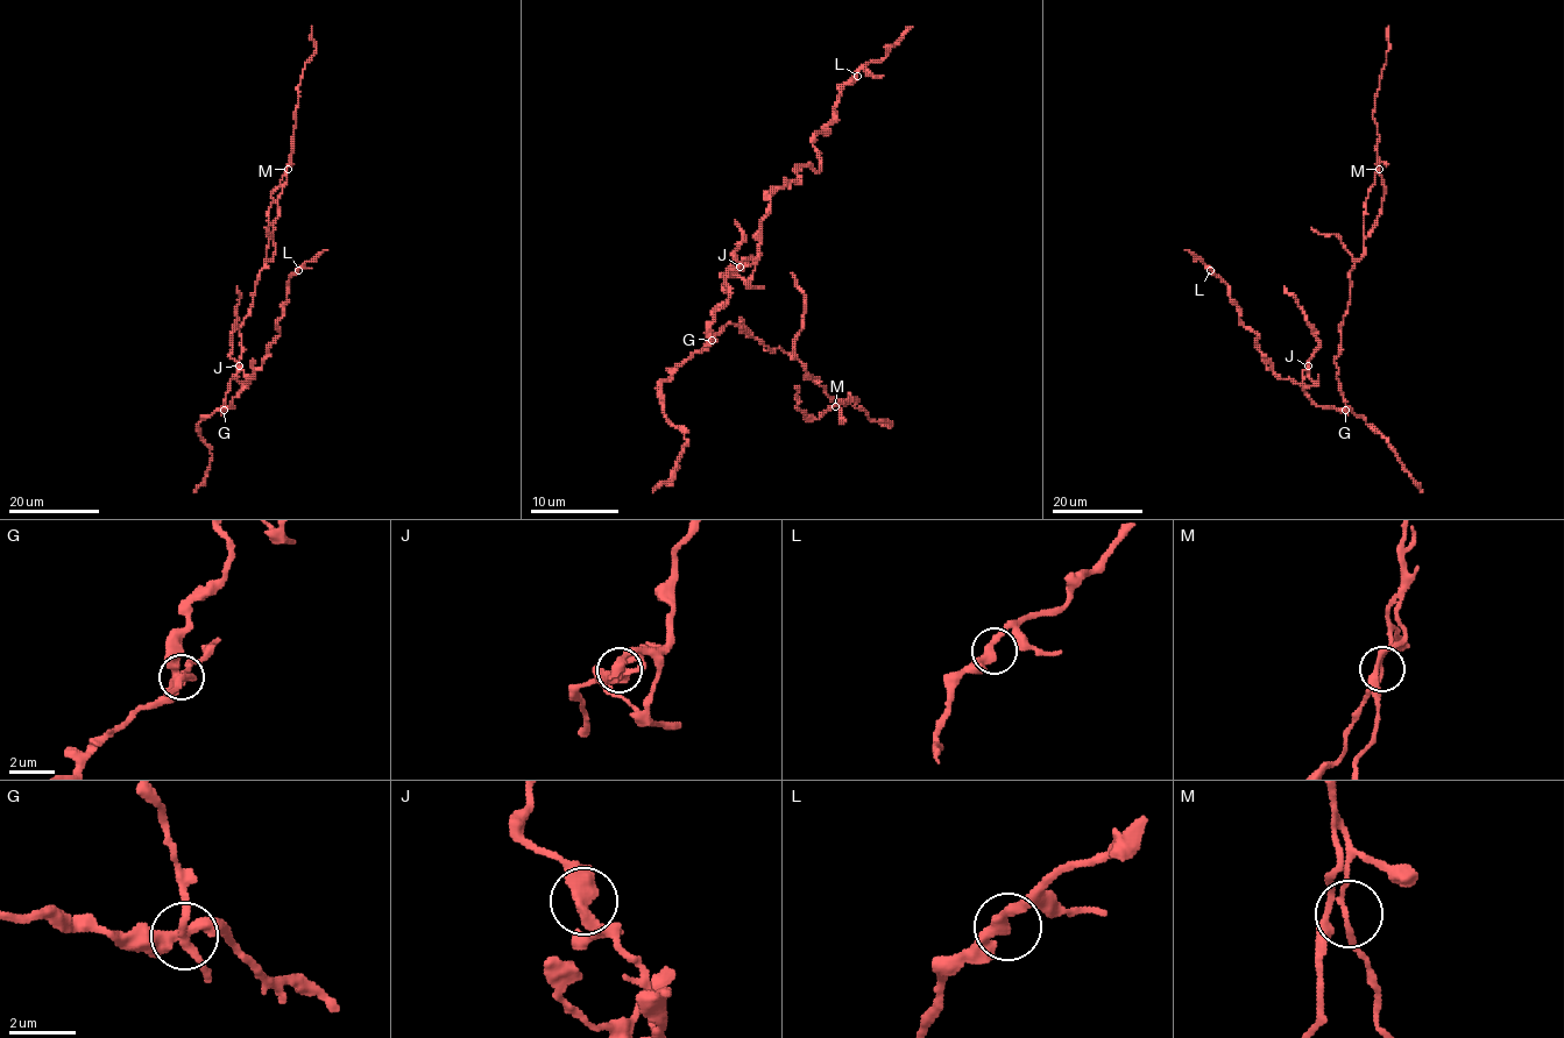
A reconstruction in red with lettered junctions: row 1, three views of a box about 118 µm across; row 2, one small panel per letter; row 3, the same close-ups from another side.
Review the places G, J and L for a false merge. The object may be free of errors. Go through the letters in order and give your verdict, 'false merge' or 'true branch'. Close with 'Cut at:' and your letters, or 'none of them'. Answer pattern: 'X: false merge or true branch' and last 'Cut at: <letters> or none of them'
G: false merge
J: true branch
L: true branch
Cut at: G

